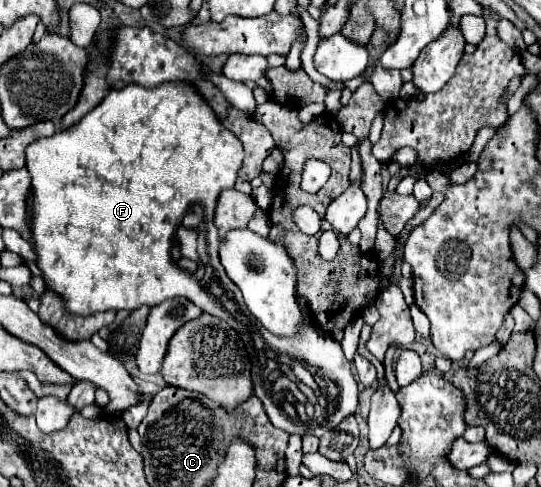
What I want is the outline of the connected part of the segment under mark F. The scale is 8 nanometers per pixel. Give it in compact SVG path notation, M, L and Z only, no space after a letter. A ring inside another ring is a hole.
M183 80L163 82L157 88L129 84L121 90L111 90L79 124L27 146L27 170L31 174L31 192L35 194L33 240L47 288L65 298L67 310L83 316L121 308L135 310L143 304L157 306L167 298L187 296L205 312L229 322L229 326L235 322L235 316L221 302L223 298L233 300L239 312L247 316L249 326L251 322L257 324L247 314L247 306L243 306L241 290L235 288L219 262L219 236L213 226L219 194L235 186L243 156L239 138L221 124L199 90ZM193 204L205 206L207 252L213 268L211 280L195 278L191 272L179 268L171 256L171 232L177 232Z

